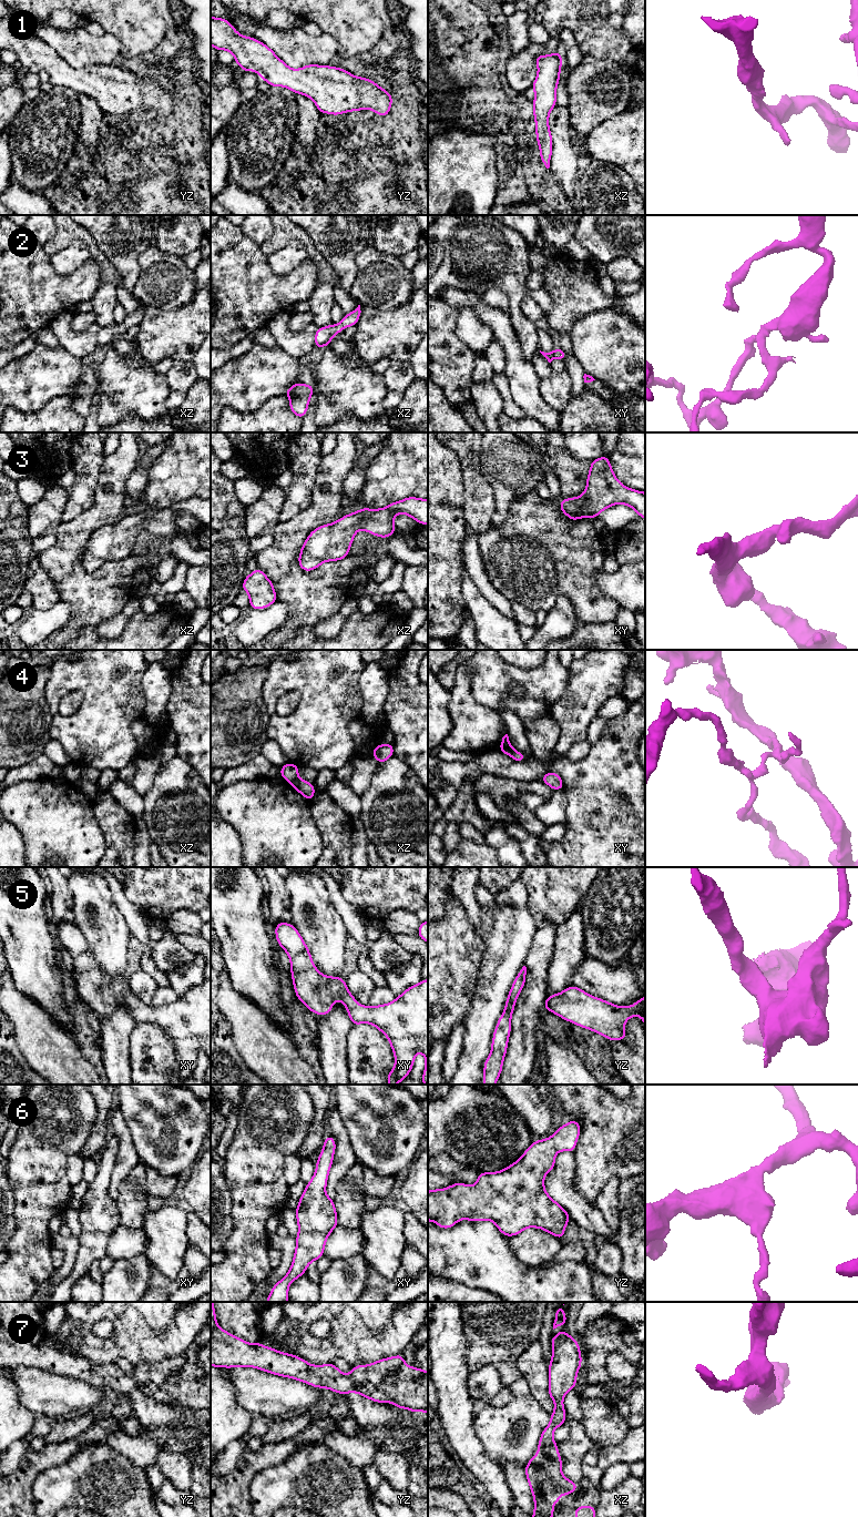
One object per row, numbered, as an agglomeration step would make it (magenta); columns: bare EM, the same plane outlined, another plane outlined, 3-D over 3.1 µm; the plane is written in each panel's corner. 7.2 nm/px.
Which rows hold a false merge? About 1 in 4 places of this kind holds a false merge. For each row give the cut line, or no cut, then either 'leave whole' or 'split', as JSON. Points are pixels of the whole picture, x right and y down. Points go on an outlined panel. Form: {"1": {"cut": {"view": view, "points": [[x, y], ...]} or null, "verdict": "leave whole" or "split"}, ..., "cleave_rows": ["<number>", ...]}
{"1": {"cut": null, "verdict": "leave whole"}, "2": {"cut": null, "verdict": "leave whole"}, "3": {"cut": null, "verdict": "leave whole"}, "4": {"cut": {"view": "xz", "points": [[297, 777], [289, 783]]}, "verdict": "split"}, "5": {"cut": null, "verdict": "leave whole"}, "6": {"cut": null, "verdict": "leave whole"}, "7": {"cut": null, "verdict": "leave whole"}, "cleave_rows": ["4"]}

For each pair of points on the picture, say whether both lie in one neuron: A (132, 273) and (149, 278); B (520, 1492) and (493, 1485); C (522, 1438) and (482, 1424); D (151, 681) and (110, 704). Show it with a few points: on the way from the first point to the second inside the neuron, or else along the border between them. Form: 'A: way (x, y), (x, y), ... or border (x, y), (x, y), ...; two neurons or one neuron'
A: border (145, 251), (138, 260), (139, 276), (131, 292); two neurons
B: border (499, 1465), (504, 1474), (506, 1483), (516, 1505); two neurons
C: way (512, 1433), (507, 1433), (492, 1425); one neuron
D: border (149, 663), (142, 676), (144, 701), (142, 713); two neurons

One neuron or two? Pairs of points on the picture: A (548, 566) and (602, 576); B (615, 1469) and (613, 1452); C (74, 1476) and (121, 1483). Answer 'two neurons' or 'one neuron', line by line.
A: two neurons
B: two neurons
C: one neuron

